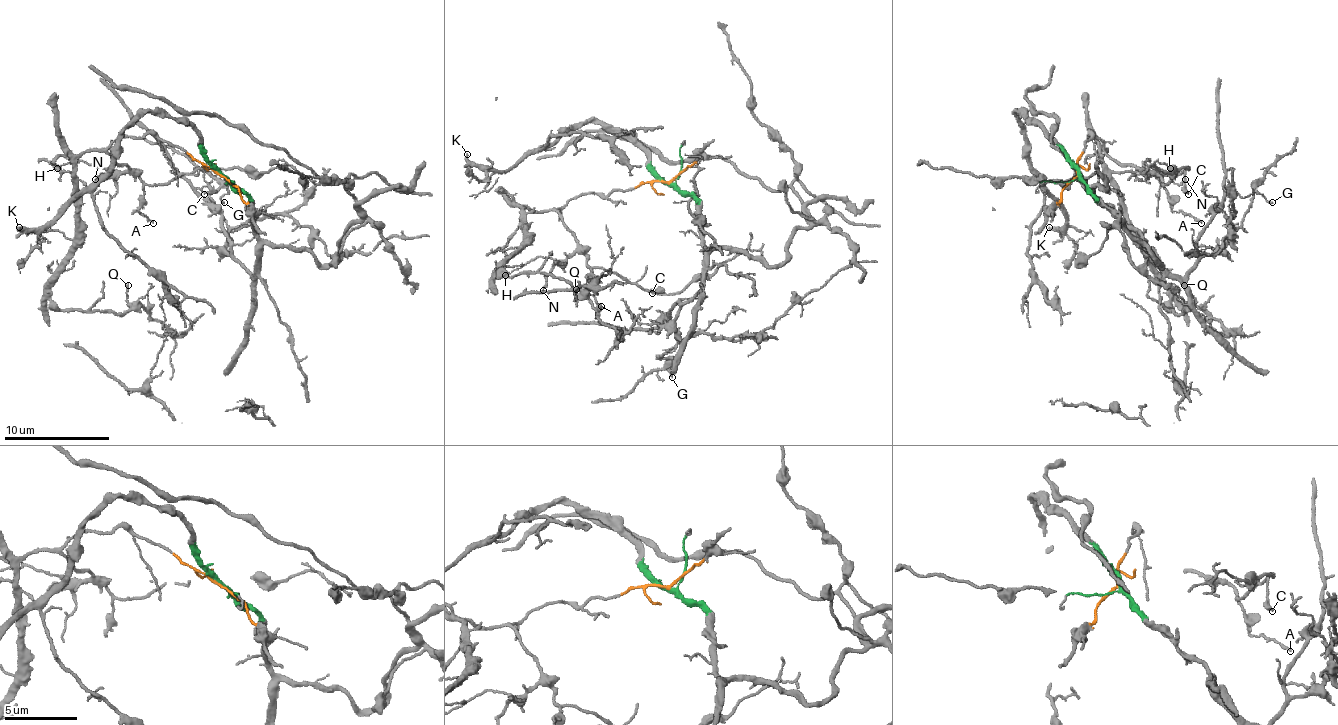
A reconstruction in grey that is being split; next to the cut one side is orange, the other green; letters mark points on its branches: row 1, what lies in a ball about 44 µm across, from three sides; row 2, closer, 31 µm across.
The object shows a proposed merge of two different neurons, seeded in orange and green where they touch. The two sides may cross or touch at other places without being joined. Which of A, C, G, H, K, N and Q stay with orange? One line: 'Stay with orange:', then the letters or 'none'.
Stay with orange: A, C, H, N, Q

